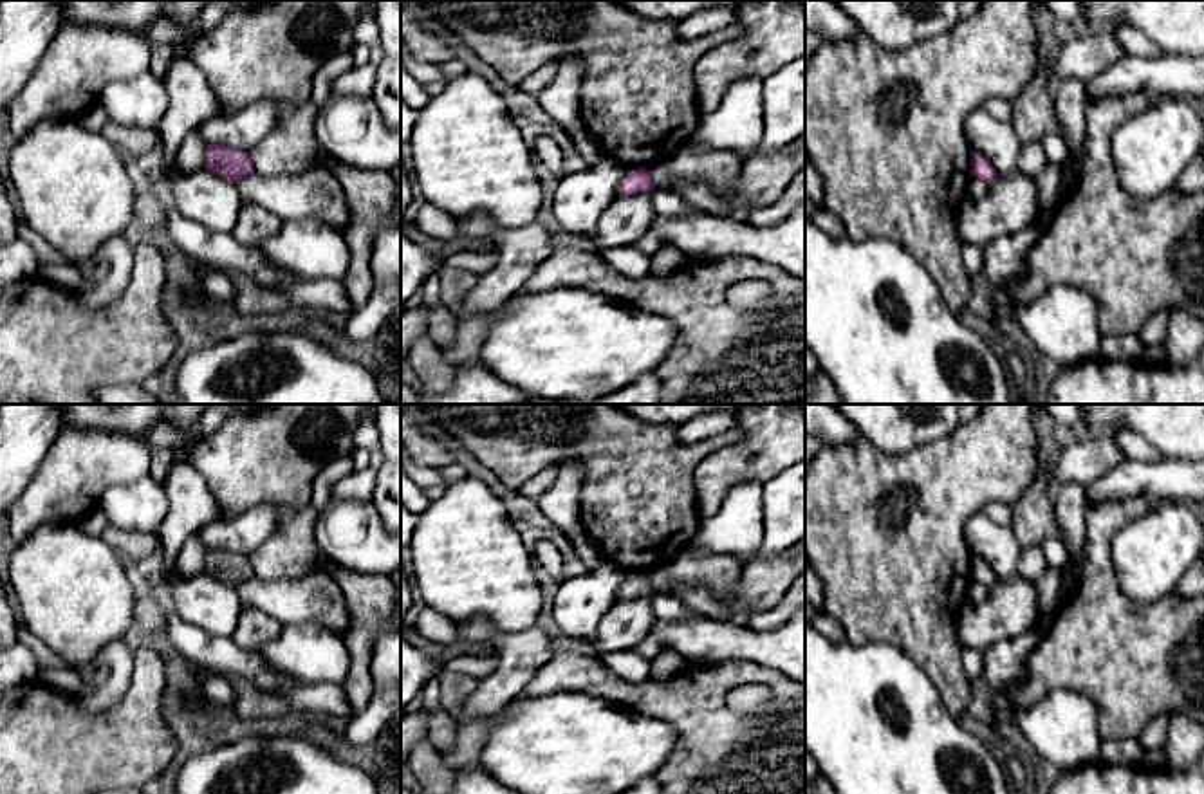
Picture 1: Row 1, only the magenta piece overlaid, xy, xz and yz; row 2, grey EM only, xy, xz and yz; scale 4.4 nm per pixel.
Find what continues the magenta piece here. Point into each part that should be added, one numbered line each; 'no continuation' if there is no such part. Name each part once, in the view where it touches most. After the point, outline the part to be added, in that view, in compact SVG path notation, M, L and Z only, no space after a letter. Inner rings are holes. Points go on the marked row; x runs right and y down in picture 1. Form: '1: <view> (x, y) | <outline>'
no continuation

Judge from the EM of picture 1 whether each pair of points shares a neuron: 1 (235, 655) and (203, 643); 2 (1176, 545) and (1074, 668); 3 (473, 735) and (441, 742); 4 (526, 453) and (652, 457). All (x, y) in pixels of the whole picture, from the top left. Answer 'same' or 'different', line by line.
1: same
2: different
3: different
4: same

